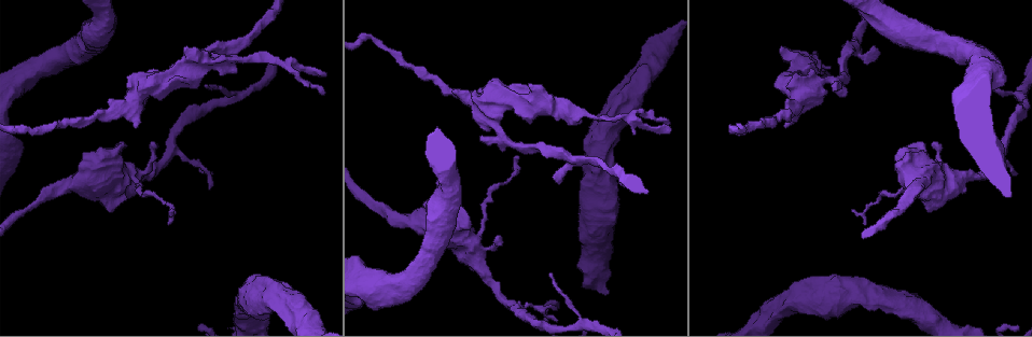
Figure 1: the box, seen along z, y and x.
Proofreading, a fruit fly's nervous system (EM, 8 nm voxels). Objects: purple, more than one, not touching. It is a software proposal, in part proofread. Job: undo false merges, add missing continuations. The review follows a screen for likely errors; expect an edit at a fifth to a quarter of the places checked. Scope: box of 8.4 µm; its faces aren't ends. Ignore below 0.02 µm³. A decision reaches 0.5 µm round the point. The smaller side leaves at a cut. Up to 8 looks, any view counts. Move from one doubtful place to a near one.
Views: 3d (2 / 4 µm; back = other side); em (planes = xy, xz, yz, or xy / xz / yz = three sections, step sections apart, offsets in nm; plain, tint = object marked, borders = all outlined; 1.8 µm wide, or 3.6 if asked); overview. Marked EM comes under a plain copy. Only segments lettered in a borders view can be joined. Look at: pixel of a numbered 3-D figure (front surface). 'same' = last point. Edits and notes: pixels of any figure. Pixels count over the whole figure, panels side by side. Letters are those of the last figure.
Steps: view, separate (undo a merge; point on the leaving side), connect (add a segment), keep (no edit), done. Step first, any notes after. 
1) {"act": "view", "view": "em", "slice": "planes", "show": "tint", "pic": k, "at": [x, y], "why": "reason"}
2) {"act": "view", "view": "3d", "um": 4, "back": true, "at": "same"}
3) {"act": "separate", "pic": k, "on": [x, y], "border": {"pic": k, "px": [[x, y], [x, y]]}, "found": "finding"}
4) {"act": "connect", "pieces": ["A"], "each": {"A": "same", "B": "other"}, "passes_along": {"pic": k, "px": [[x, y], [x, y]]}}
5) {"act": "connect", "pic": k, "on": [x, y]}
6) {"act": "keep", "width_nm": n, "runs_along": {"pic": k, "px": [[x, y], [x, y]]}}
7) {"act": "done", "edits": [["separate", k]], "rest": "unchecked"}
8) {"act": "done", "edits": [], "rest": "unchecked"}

{"act": "view", "view": "em", "slice": "planes", "show": "borders", "pic": 1, "at": [324, 94], "why": "branch stops here"}

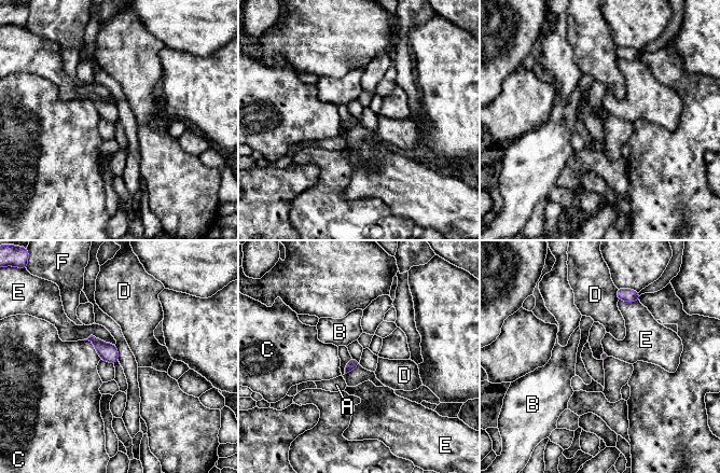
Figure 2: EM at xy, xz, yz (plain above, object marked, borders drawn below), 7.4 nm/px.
{"act": "keep", "each": {"A": "other", "B": "other", "C": "other", "D": "other", "E": "other", "F": "other"}, "border": {"pic": 2, "px": [[83, 339], [94, 335], [114, 345]]}, "found": "none of them fits"}

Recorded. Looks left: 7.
{"act": "view", "view": "3d", "um": 2, "back": true, "pic": 1, "at": [528, 85], "why": "stops while still wide"}

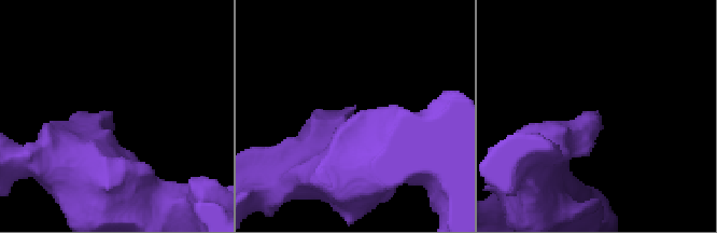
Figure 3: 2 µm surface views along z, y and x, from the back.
{"act": "view", "view": "em", "slice": "planes", "show": "borders", "pic": 3, "at": [113, 129], "why": "now the EM"}

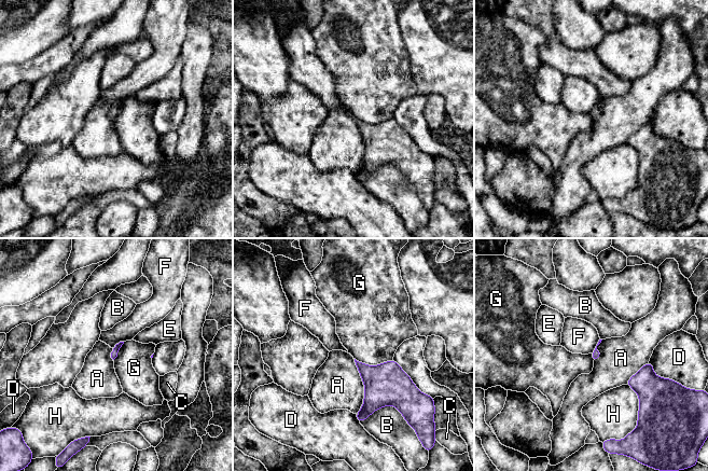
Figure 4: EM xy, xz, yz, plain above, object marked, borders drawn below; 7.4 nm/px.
{"act": "keep", "each": {"A": "other", "B": "other", "C": "other", "D": "other", "E": "other", "F": "other", "G": "other", "H": "other"}, "border": {"pic": 4, "px": [[354, 359], [364, 388], [356, 414]]}, "found": "none of them fits"}

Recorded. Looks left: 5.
{"act": "view", "view": "em", "slice": "planes", "show": "borders", "pic": 1, "at": [873, 46], "why": "branch stops here"}

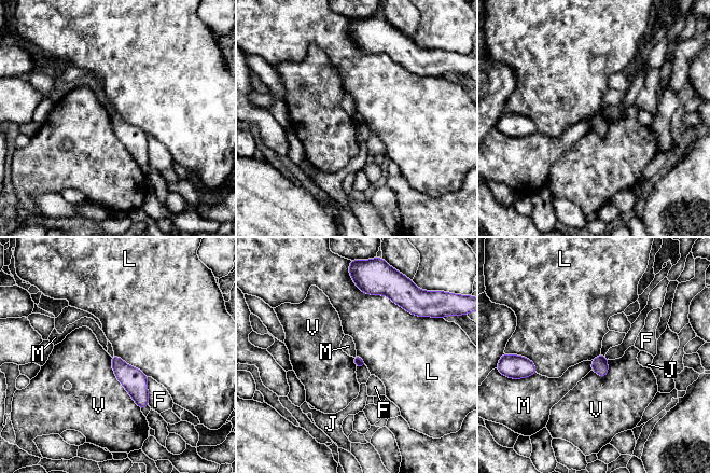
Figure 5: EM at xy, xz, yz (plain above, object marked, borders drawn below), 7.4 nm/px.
{"act": "keep", "longest_contact_nm": ["L", 550], "each": {"F": "other", "J": "other", "L": "other", "M": "other", "V": "other"}, "border": {"pic": 5, "px": [[354, 283], [419, 317]]}, "found": "no lettered segment goes on from it"}

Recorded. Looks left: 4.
{"act": "done", "edits": [], "rest": "unchecked"}

